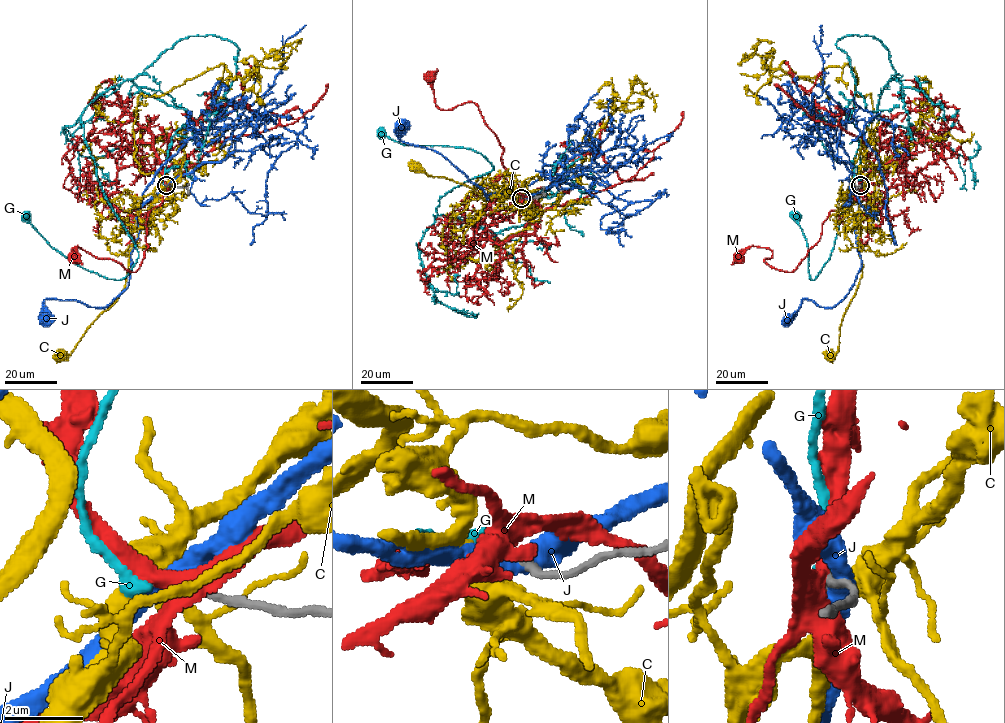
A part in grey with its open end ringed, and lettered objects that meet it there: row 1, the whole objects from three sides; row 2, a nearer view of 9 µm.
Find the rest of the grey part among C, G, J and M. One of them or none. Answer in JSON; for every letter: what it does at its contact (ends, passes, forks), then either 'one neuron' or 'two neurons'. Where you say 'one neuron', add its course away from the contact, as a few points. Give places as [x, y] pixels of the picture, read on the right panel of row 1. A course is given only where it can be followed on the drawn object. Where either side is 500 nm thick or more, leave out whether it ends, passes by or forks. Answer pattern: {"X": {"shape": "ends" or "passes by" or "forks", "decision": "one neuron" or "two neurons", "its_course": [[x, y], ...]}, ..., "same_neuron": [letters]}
{"C": {"shape": "passes by", "decision": "two neurons"}, "G": {"shape": "ends", "decision": "one neuron", "its_course": [[860, 185], [836, 46], [855, 35], [895, 75], [812, 279], [794, 217]]}, "J": {"shape": "passes by", "decision": "two neurons"}, "M": {"shape": "passes by", "decision": "two neurons"}, "same_neuron": ["G"]}

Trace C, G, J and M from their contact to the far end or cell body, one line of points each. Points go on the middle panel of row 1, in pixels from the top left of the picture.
C: (522, 198), (487, 195), (484, 200), (462, 184), (428, 176), (424, 171), (415, 171), (415, 167)
G: (521, 198), (571, 179), (589, 193), (594, 176), (493, 232), (435, 208), (494, 167), (485, 158), (382, 132)
J: (523, 199), (492, 193), (495, 193), (487, 199), (483, 190), (435, 151), (402, 141), (399, 125)
M: (522, 198), (518, 185), (504, 175), (504, 149), (477, 106), (472, 102), (441, 110), (430, 78)

